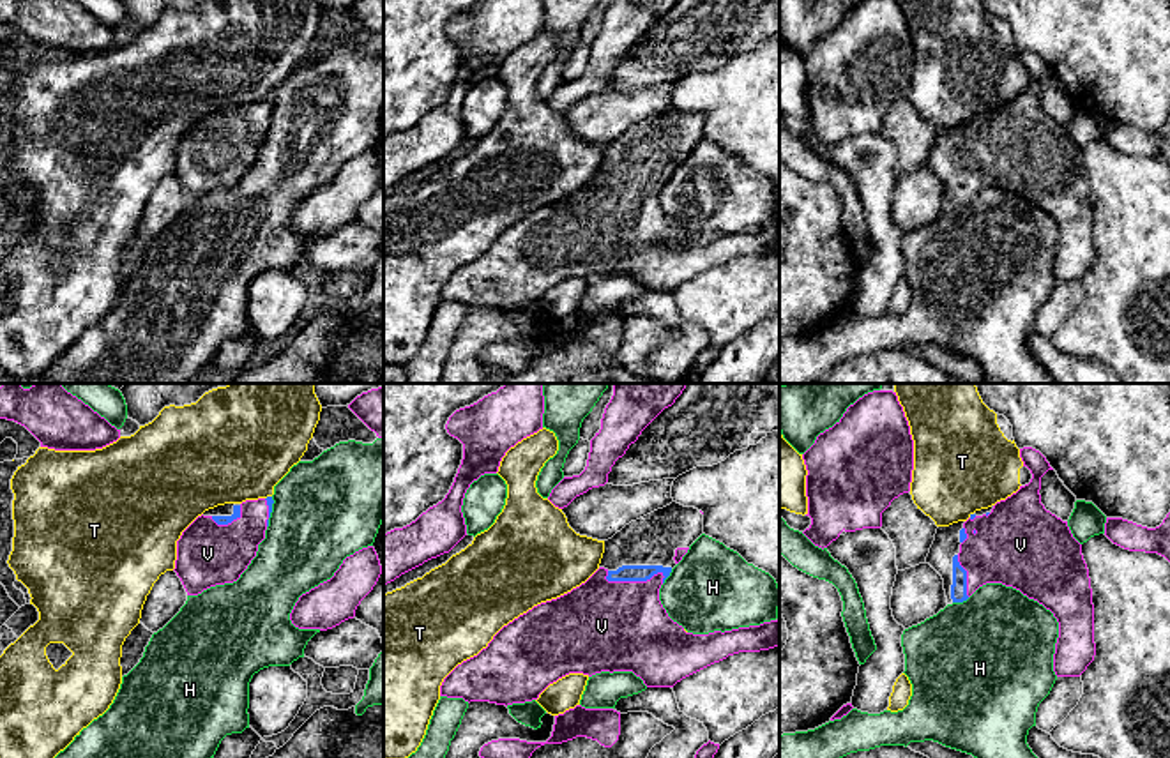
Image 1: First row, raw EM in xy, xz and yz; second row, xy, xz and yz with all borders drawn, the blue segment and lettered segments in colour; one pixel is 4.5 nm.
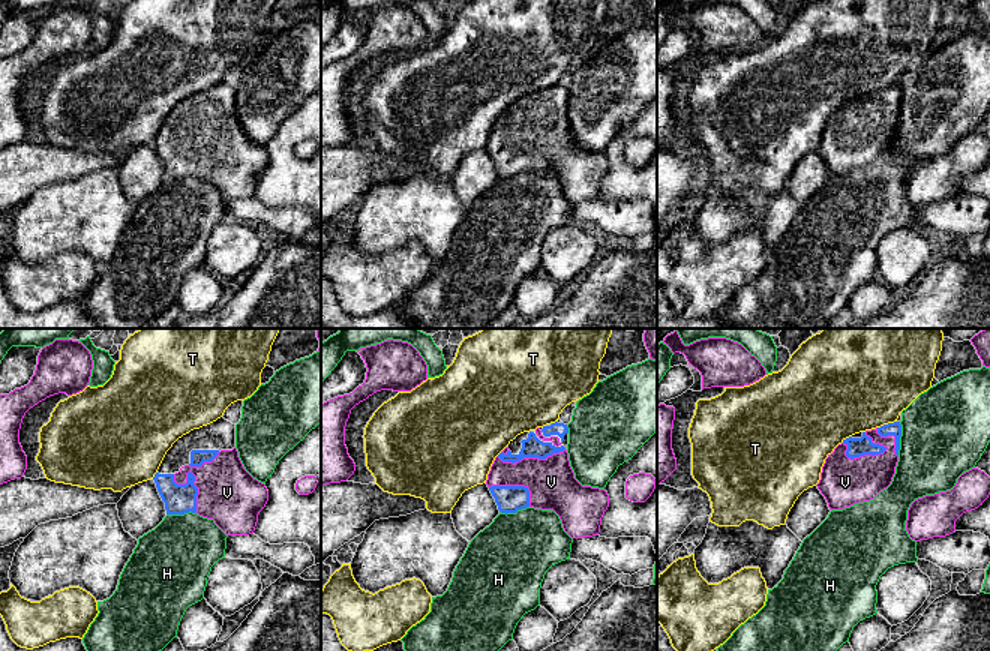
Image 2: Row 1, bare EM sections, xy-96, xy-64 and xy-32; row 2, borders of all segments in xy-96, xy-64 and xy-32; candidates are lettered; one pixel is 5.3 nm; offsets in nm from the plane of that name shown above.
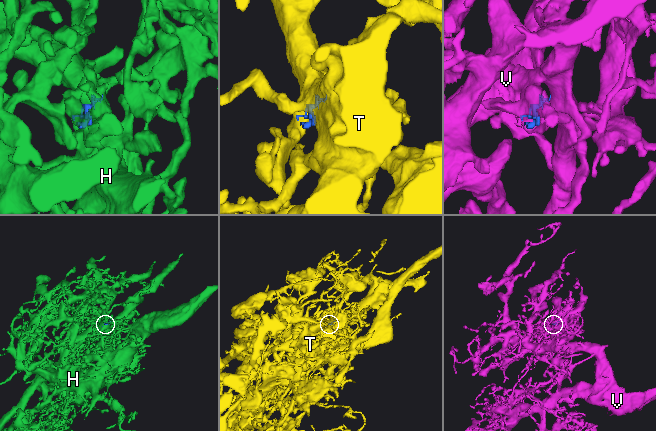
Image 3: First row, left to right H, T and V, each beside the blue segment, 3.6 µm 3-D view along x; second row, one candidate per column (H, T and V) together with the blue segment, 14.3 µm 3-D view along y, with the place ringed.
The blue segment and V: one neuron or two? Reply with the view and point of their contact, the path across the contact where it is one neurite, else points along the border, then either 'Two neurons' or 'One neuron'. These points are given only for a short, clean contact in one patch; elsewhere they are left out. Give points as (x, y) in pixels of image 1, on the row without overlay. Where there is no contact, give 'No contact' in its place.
Touches blue at xz (635, 184). One neuron

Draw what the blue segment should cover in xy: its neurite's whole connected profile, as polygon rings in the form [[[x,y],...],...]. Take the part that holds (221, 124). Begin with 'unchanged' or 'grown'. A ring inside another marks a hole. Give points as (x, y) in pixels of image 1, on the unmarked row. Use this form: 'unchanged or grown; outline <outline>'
grown; outline [[[267,101],[217,110],[182,136],[173,175],[187,200],[240,182],[265,143],[272,108],[272,101]]]

